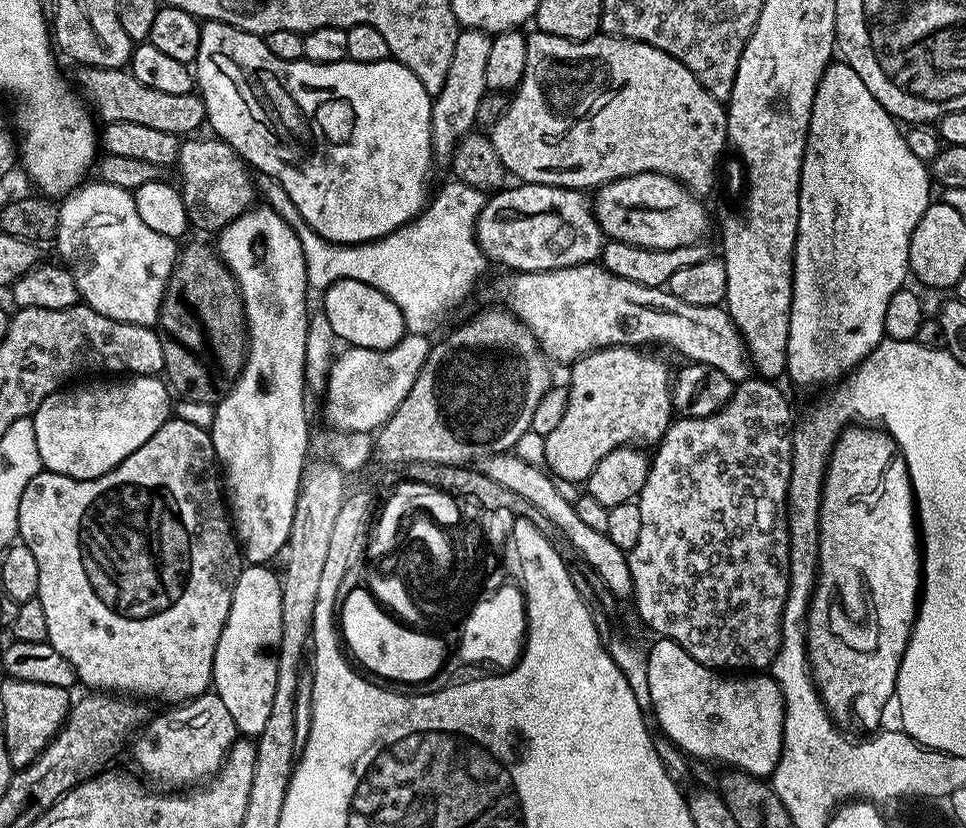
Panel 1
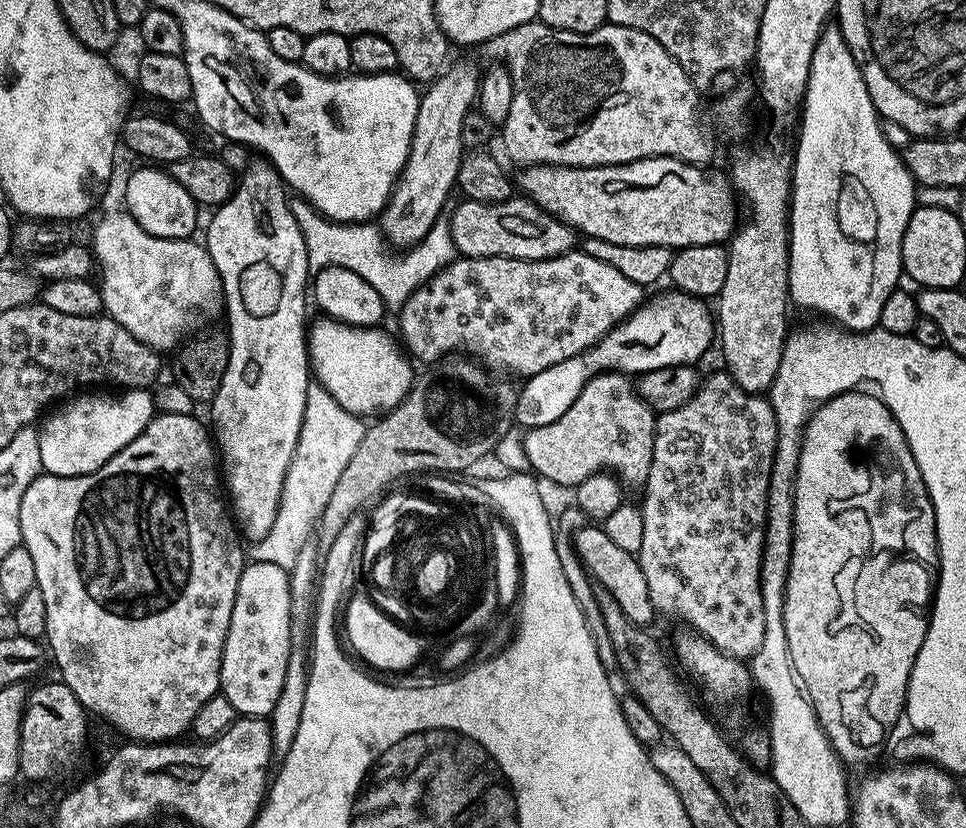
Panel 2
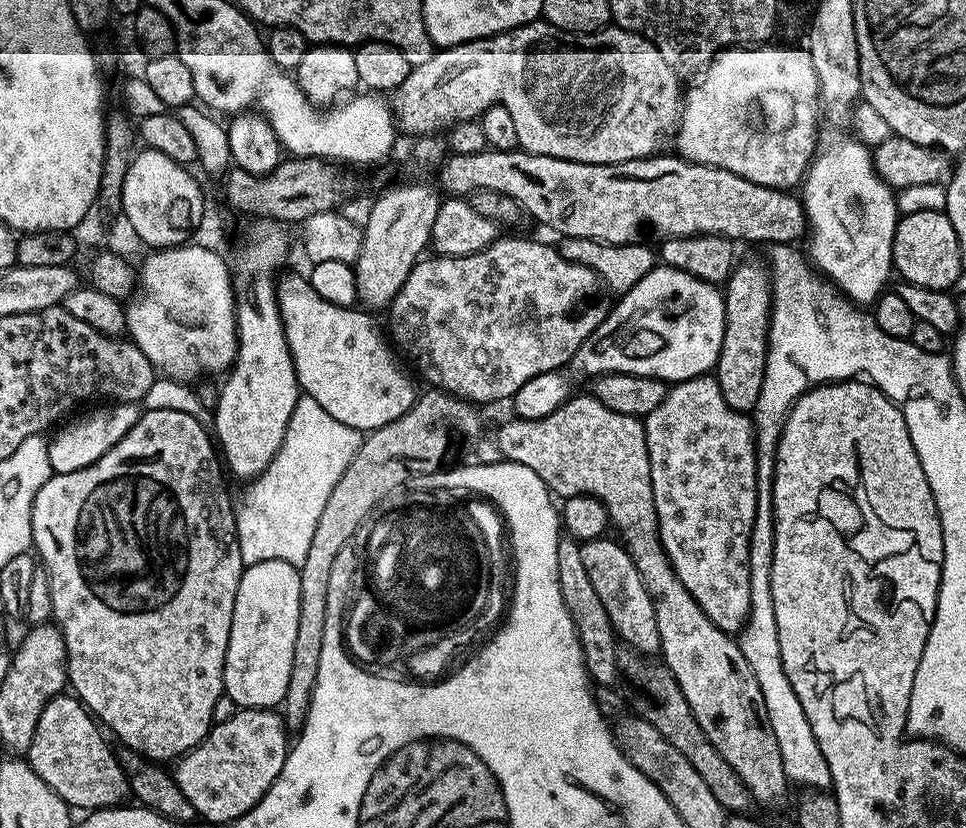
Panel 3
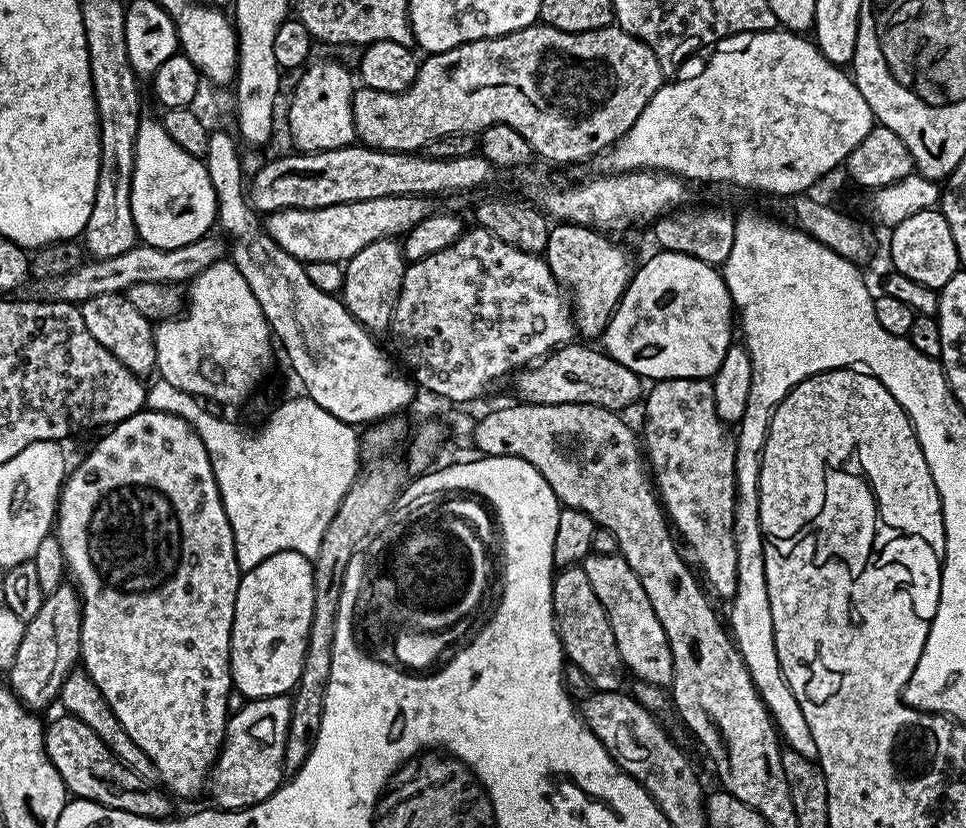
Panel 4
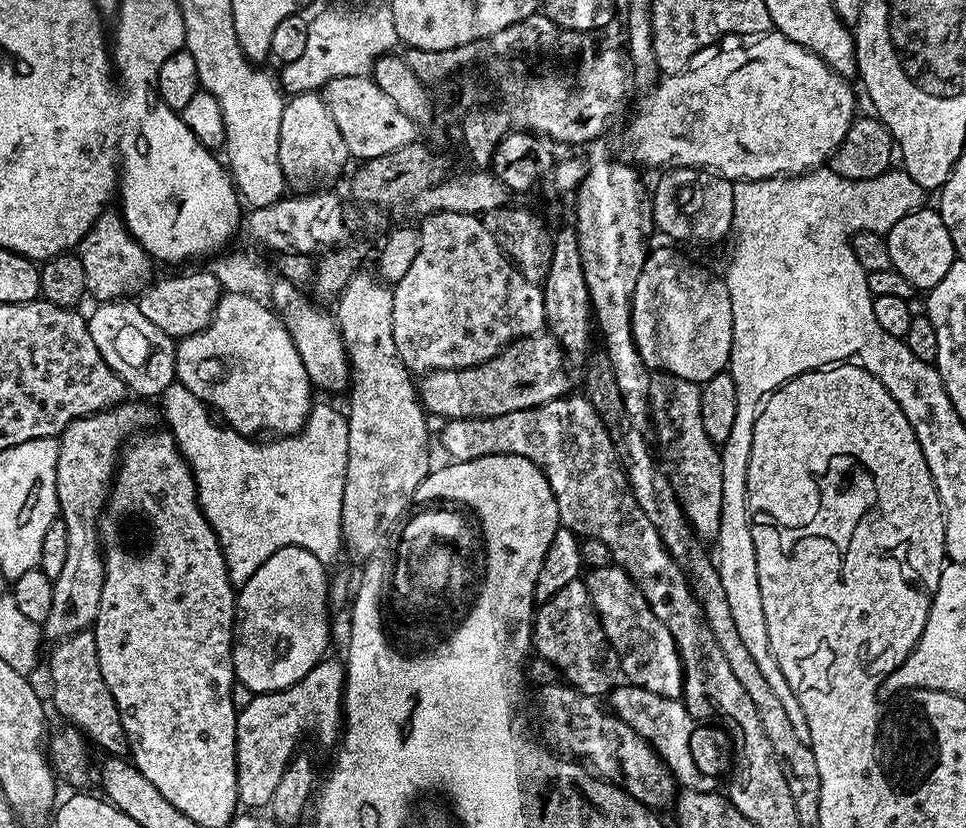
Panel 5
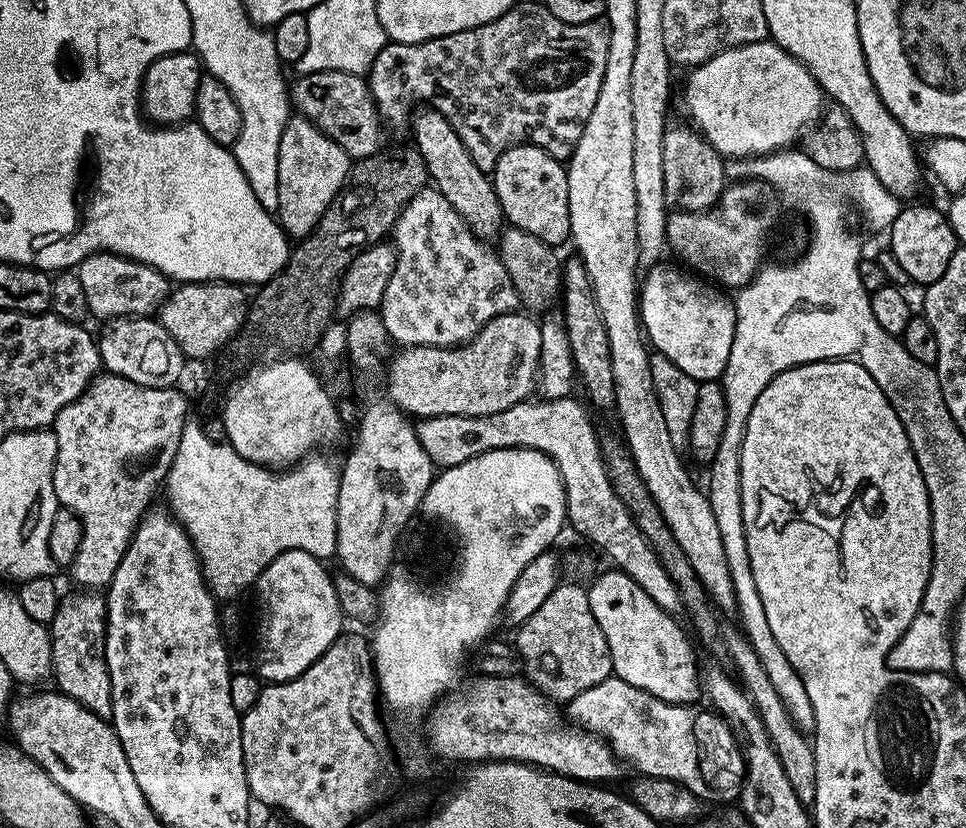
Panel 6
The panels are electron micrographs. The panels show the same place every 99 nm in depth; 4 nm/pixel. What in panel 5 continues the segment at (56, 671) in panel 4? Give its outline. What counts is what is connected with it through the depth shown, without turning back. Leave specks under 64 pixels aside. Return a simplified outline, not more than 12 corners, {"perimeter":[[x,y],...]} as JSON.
{"perimeter":[[121,402],[60,433],[56,502],[70,551],[42,626],[59,642],[102,602],[98,521],[122,449],[158,420]]}

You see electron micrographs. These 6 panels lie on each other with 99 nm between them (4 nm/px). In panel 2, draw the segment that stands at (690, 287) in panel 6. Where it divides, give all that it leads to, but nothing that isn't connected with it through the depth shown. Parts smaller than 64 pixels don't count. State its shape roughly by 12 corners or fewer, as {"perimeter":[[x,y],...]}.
{"perimeter":[[649,297],[598,343],[529,377],[523,429],[556,422],[601,372],[695,365],[716,336],[701,297]]}

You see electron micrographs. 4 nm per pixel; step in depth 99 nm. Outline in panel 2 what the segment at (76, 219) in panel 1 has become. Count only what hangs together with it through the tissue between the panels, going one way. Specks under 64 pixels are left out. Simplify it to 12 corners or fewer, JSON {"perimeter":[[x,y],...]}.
{"perimeter":[[127,211],[90,241],[103,311],[175,349],[221,315],[203,243]]}

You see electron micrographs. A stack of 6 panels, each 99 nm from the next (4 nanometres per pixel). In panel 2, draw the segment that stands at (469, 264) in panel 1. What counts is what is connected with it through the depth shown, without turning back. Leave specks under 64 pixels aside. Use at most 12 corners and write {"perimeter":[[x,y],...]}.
{"perimeter":[[288,205],[309,273],[346,267],[398,310],[458,256],[449,225],[400,251],[375,223]]}

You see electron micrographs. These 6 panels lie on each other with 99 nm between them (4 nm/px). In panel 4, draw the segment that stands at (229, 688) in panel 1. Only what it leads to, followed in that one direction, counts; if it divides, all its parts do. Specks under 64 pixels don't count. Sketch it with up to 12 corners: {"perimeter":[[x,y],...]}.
{"perimeter":[[309,557],[243,573],[230,666],[248,700],[291,693],[314,622]]}

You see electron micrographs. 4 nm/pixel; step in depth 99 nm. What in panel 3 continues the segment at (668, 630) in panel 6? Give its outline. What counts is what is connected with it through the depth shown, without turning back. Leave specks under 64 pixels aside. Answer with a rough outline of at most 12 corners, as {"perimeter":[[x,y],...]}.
{"perimeter":[[580,544],[617,637],[659,653],[658,618],[628,549]]}

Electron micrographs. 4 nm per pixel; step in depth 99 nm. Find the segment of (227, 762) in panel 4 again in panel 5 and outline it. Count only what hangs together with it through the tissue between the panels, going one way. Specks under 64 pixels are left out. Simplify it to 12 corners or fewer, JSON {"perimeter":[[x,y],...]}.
{"perimeter":[[325,658],[294,686],[253,695],[236,717],[245,809],[274,788],[313,732],[339,741],[344,669]]}

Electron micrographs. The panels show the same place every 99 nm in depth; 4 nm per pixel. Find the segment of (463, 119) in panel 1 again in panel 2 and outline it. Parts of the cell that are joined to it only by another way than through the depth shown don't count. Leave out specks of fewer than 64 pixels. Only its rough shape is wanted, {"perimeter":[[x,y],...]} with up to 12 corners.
{"perimeter":[[482,72],[423,89],[406,166],[378,217],[396,250],[441,219]]}

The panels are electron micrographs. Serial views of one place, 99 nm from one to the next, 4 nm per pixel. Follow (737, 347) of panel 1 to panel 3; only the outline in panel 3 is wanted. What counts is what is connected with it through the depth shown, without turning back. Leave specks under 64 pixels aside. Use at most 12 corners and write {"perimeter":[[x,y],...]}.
{"perimeter":[[501,235],[433,255],[391,339],[437,389],[511,401],[606,315],[592,268]]}

